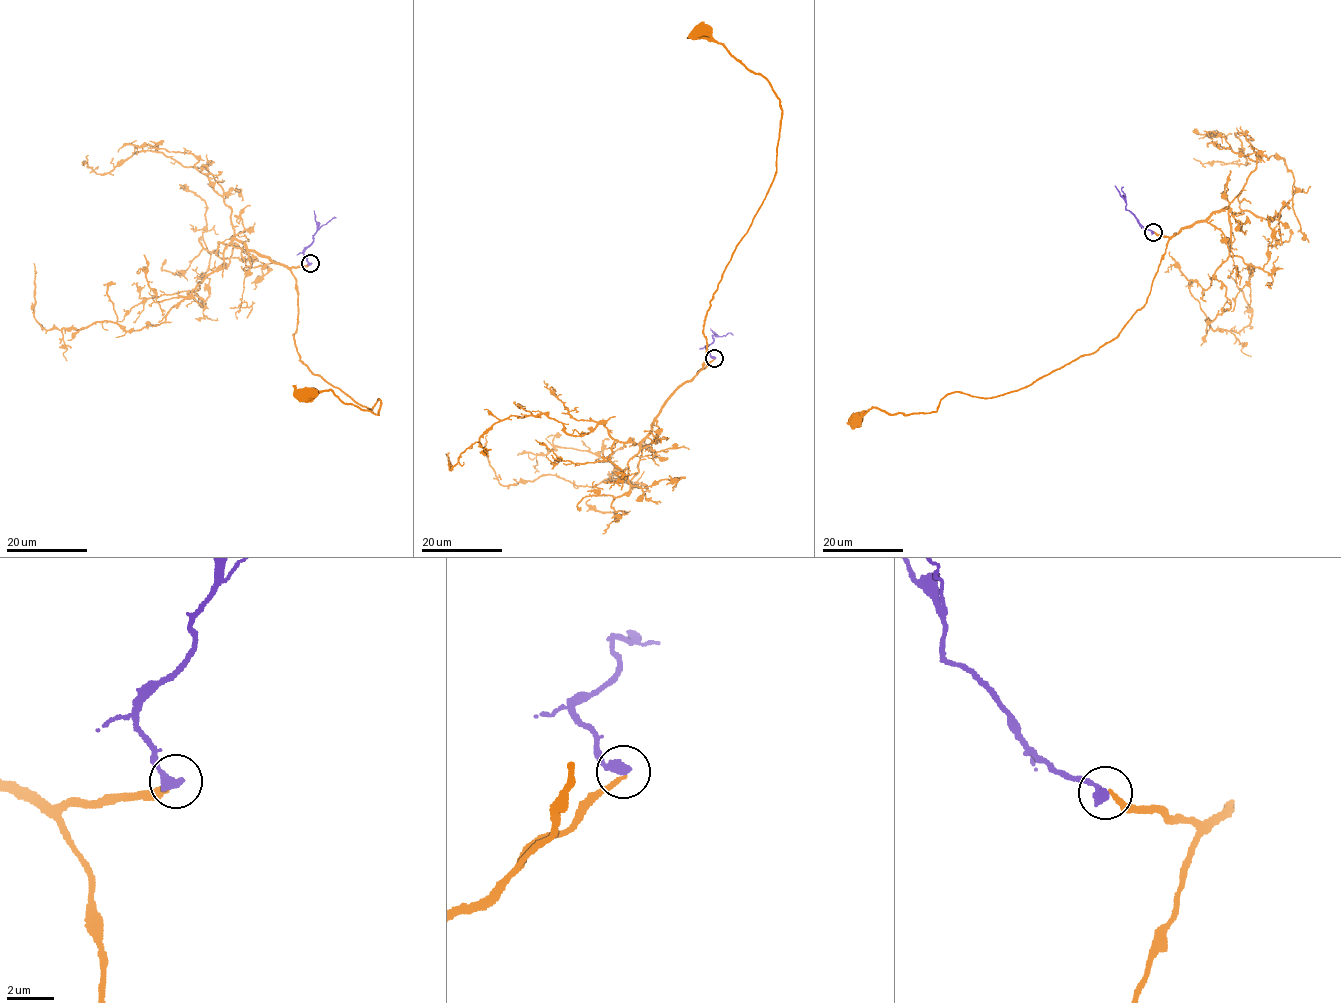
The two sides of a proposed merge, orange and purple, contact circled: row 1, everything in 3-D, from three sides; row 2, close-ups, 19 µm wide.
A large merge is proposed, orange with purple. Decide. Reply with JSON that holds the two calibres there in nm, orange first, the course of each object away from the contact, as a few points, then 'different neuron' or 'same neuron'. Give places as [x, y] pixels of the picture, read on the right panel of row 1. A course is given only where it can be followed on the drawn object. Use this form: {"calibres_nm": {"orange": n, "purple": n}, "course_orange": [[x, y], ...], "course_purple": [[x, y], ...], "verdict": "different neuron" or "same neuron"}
{"calibres_nm": {"orange": 190, "purple": 440}, "course_orange": [[1153, 232], [1169, 241], [1147, 301], [1093, 353], [1003, 395], [952, 392], [936, 411], [875, 408], [855, 421]], "course_purple": [[1153, 232], [1126, 209], [1121, 189], [1123, 186]], "verdict": "different neuron"}

